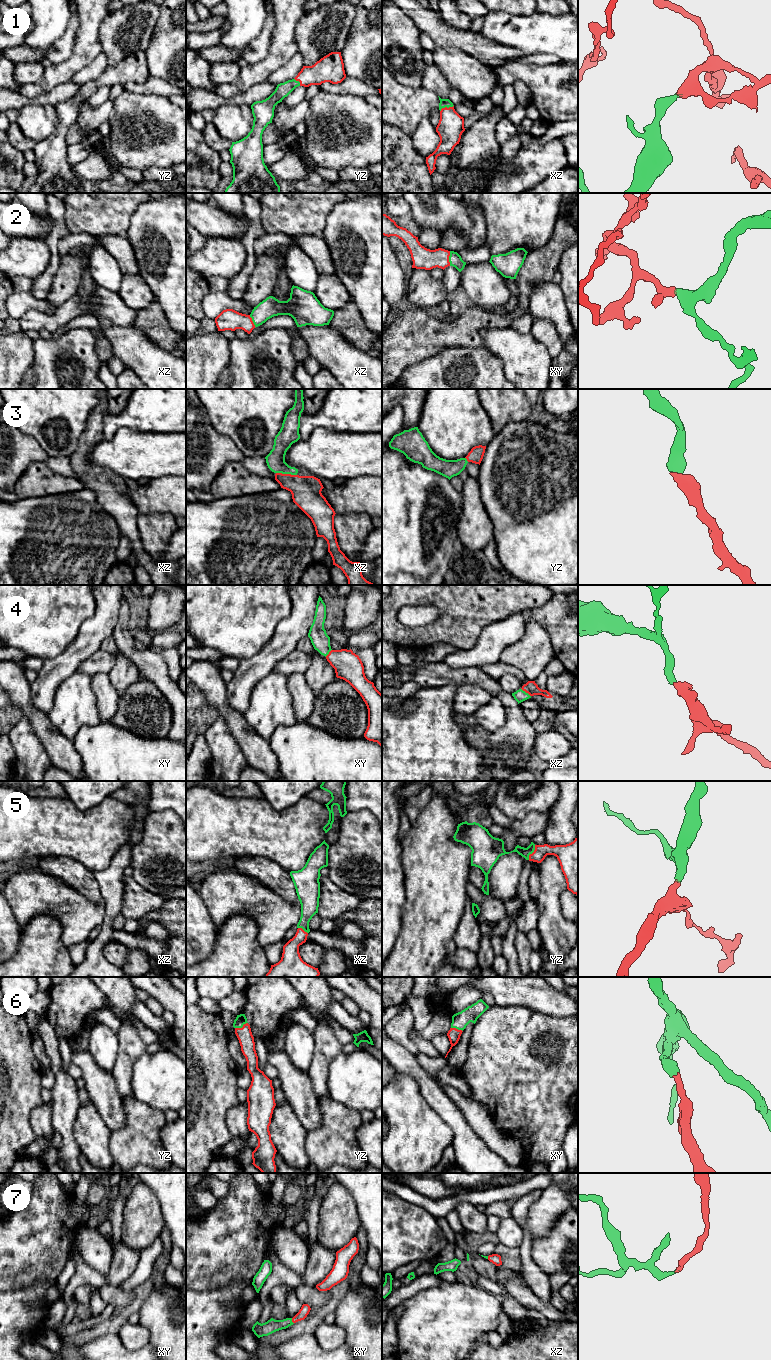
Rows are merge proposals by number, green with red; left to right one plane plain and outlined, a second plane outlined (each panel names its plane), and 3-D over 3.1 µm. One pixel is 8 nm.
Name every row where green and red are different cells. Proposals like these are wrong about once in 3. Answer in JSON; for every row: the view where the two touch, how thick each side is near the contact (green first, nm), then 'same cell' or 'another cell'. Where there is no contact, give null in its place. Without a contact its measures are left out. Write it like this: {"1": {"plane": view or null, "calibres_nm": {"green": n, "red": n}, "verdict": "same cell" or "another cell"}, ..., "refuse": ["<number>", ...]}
{"1": {"plane": "xz", "calibres_nm": {"green": 70, "red": 200}, "verdict": "same cell"}, "2": {"plane": "xy", "calibres_nm": {"green": 100, "red": 170}, "verdict": "same cell"}, "3": {"plane": "xz", "calibres_nm": {"green": 150, "red": 240}, "verdict": "same cell"}, "4": {"plane": "xz", "calibres_nm": {"green": 90, "red": 100}, "verdict": "same cell"}, "5": {"plane": "yz", "calibres_nm": {"green": 80, "red": 130}, "verdict": "same cell"}, "6": {"plane": "yz", "calibres_nm": {"green": 90, "red": 120}, "verdict": "same cell"}, "7": {"plane": "xy", "calibres_nm": {"green": 110, "red": 80}, "verdict": "another cell"}, "refuse": ["7"]}

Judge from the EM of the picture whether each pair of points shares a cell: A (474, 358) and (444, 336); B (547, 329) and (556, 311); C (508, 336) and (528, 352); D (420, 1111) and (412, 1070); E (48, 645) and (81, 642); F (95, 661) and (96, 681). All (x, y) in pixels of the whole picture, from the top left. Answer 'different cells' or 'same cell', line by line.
A: different cells
B: different cells
C: same cell
D: different cells
E: different cells
F: different cells

